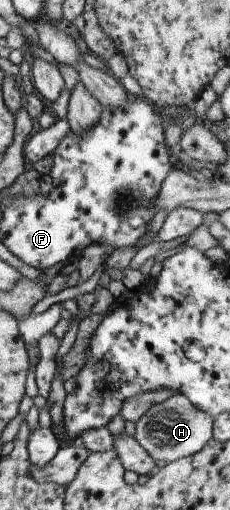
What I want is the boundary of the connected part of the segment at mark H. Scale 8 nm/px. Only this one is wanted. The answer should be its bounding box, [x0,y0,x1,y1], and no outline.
[133,393,213,462]

